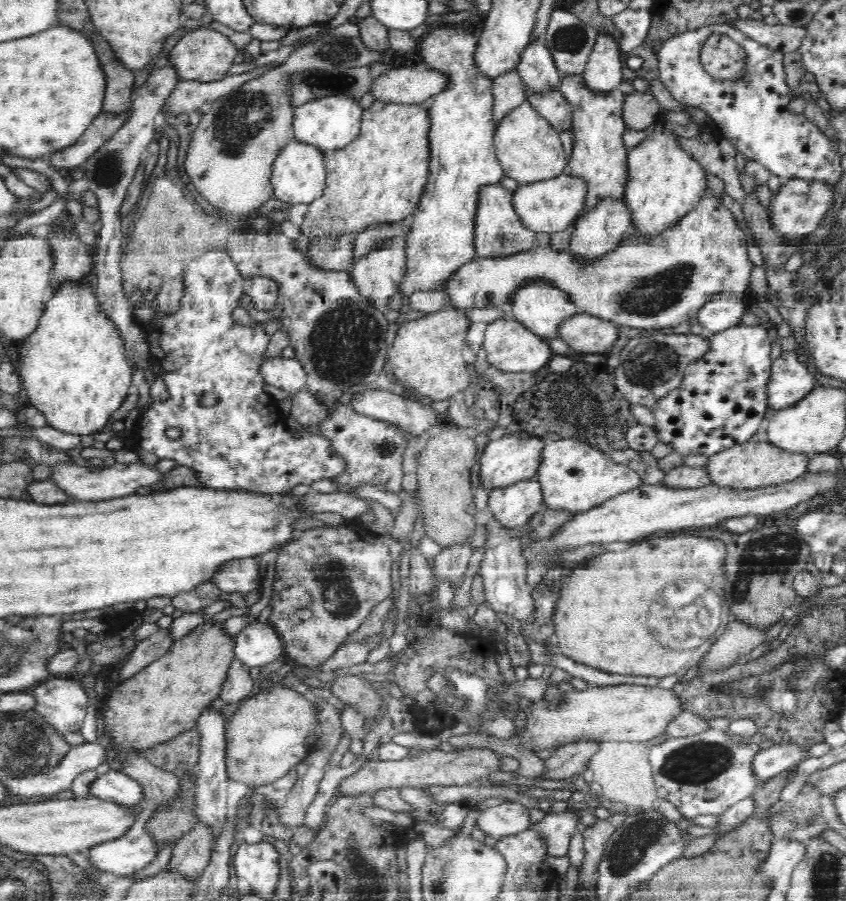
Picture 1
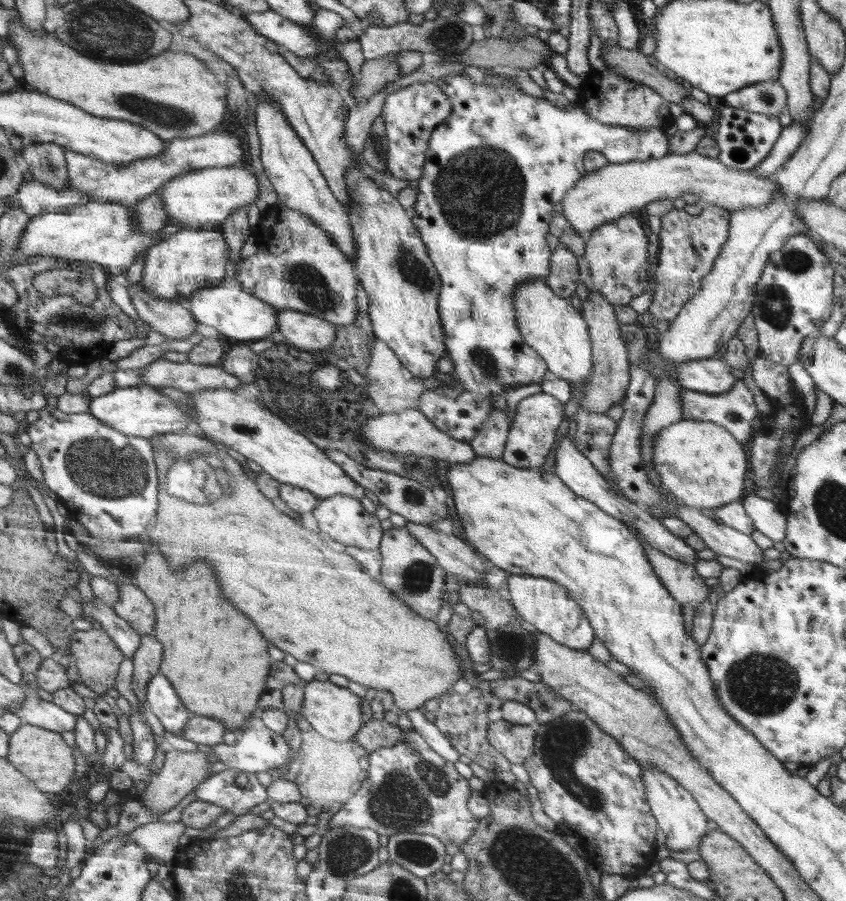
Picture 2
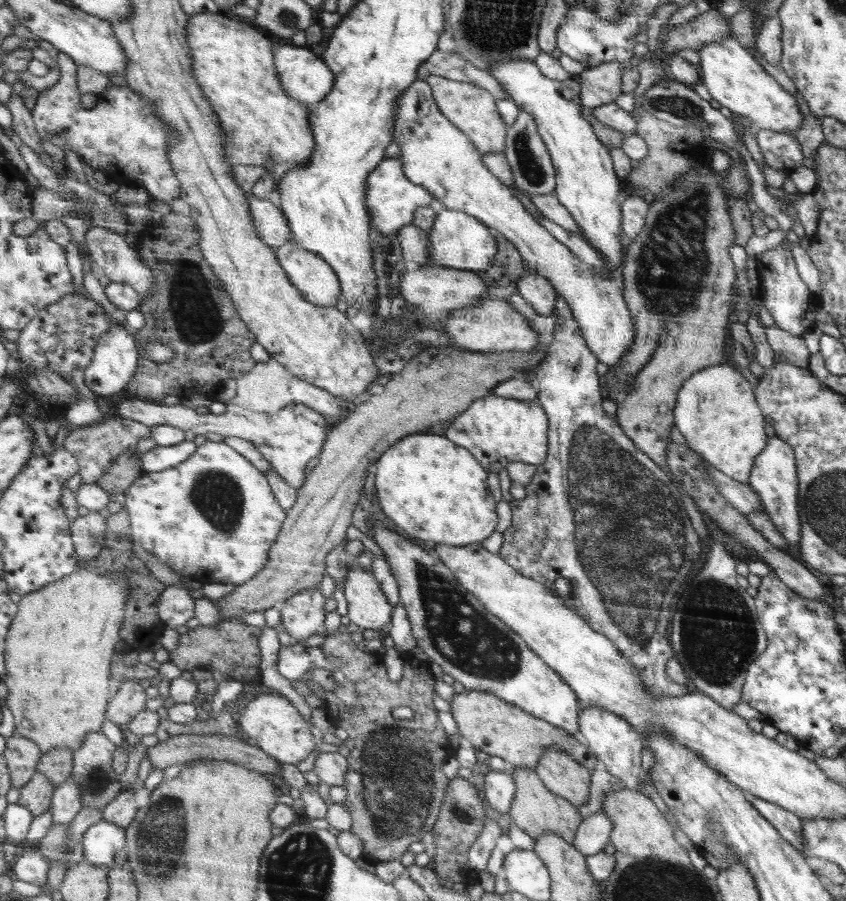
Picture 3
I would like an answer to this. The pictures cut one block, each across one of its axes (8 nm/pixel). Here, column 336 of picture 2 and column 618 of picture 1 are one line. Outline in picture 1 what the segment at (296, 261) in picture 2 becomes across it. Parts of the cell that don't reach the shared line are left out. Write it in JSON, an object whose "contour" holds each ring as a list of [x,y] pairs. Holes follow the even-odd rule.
{"contour":[[[711,192],[707,194],[699,201],[699,204],[687,213],[680,221],[675,222],[671,228],[664,229],[658,233],[642,233],[640,229],[634,227],[619,241],[619,244],[611,249],[610,252],[602,253],[598,257],[593,259],[584,259],[584,257],[578,257],[574,255],[570,249],[554,249],[553,247],[547,247],[542,250],[542,247],[534,247],[534,250],[527,249],[526,251],[514,253],[512,256],[504,257],[479,257],[478,262],[467,261],[466,264],[459,265],[454,274],[448,276],[448,280],[444,282],[442,286],[442,294],[446,294],[446,298],[450,299],[452,306],[458,309],[471,309],[481,308],[485,309],[488,306],[500,306],[504,302],[508,302],[510,298],[514,300],[514,294],[520,291],[521,288],[526,287],[532,283],[546,283],[551,287],[558,288],[559,291],[564,291],[567,294],[567,298],[571,300],[581,312],[601,317],[604,320],[613,321],[618,325],[630,326],[633,331],[637,330],[658,330],[661,328],[675,327],[678,324],[682,324],[684,320],[690,320],[692,317],[697,316],[697,312],[713,298],[714,295],[720,294],[736,294],[742,296],[750,288],[750,276],[753,270],[754,264],[748,257],[748,250],[746,249],[746,231],[738,227],[738,222],[734,218],[732,212],[725,208],[720,198],[715,198]]]}

